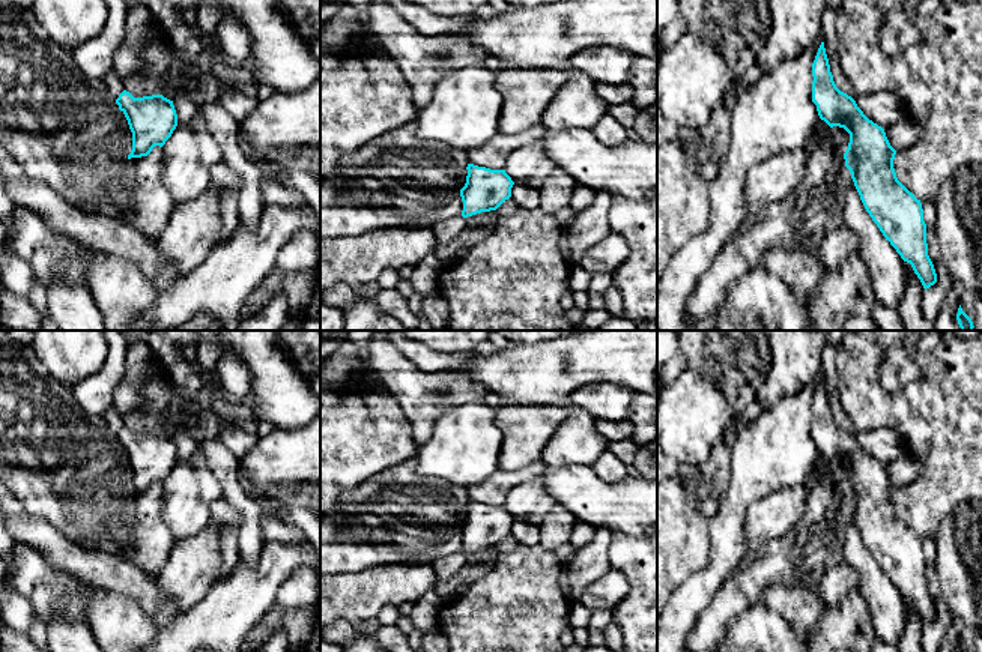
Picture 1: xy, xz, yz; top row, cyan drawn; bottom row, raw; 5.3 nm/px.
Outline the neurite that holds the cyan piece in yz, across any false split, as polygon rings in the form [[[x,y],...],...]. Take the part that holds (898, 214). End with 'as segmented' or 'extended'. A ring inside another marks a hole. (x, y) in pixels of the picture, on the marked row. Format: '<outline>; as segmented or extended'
[[[824,42],[812,63],[812,77],[812,102],[820,119],[830,128],[839,126],[850,134],[844,153],[845,167],[866,212],[901,258],[911,264],[923,288],[929,288],[937,282],[937,273],[928,255],[923,209],[920,200],[896,177],[896,150],[884,129],[869,120],[851,96],[836,87]]]; as segmented

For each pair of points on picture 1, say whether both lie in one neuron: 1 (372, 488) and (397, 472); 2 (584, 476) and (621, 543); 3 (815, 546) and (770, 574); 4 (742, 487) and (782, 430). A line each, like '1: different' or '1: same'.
1: same
2: different
3: same
4: same

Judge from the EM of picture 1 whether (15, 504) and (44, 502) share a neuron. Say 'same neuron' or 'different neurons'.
different neurons

